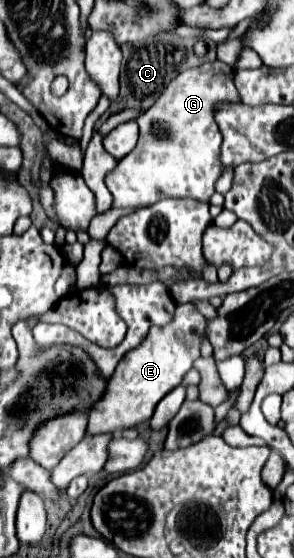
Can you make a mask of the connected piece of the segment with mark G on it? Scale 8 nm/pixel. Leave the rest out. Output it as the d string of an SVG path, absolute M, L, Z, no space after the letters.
M212 61L182 71L166 87L164 95L136 119L140 125L138 145L106 175L106 185L114 197L112 207L148 207L168 197L210 201L216 191L214 185L224 171L220 163L222 133L214 121L214 105L239 102L242 100L230 65Z

